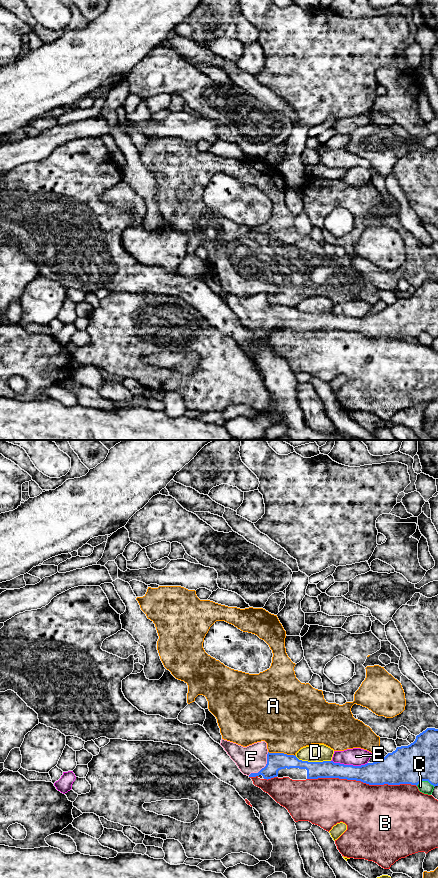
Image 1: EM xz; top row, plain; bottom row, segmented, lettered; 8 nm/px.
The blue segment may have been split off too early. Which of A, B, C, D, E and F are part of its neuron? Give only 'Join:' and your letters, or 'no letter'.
Join: F

